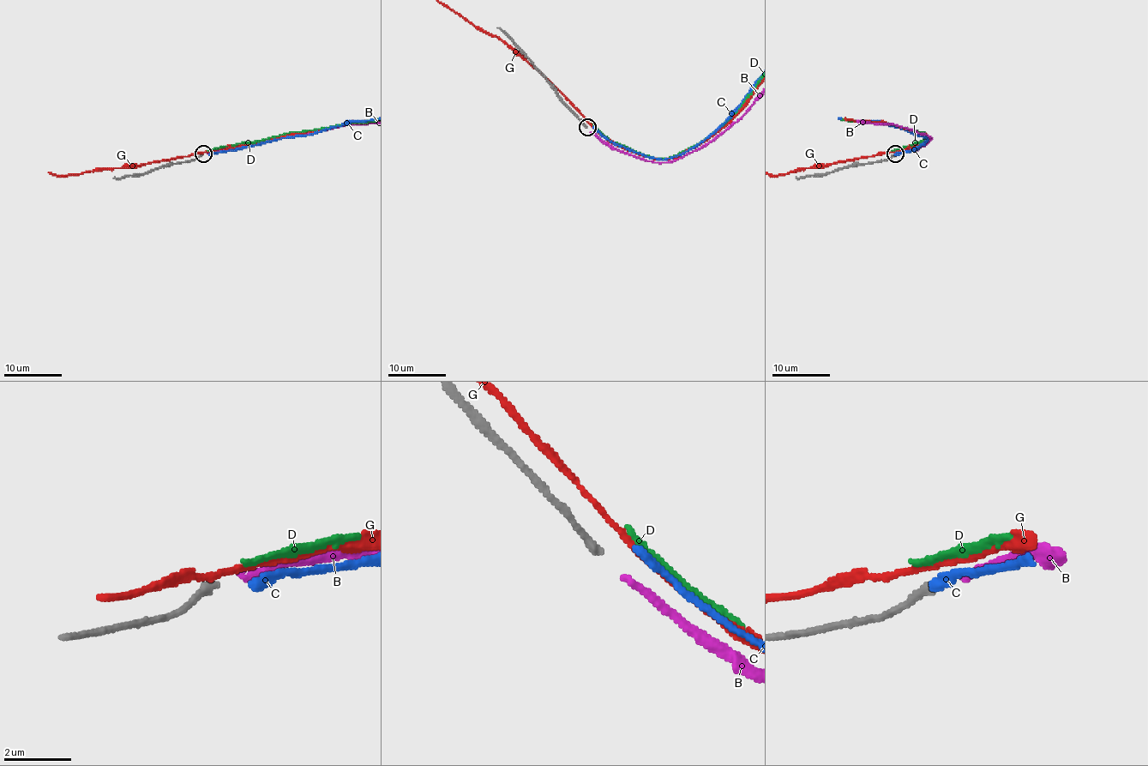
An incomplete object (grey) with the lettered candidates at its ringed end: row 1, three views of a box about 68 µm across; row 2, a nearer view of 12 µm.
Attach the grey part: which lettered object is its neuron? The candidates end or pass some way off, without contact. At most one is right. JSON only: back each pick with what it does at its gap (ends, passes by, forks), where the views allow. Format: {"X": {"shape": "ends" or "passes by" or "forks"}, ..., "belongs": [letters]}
{"B": {"shape": "ends"}, "belongs": ["B"]}

